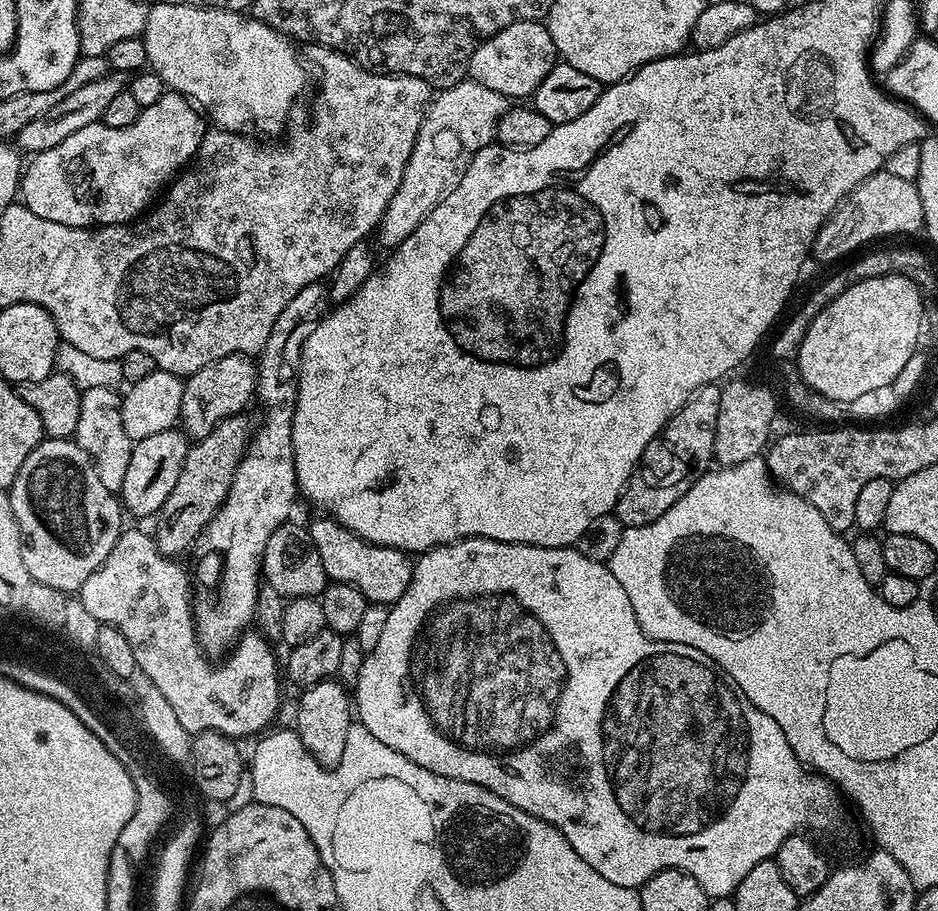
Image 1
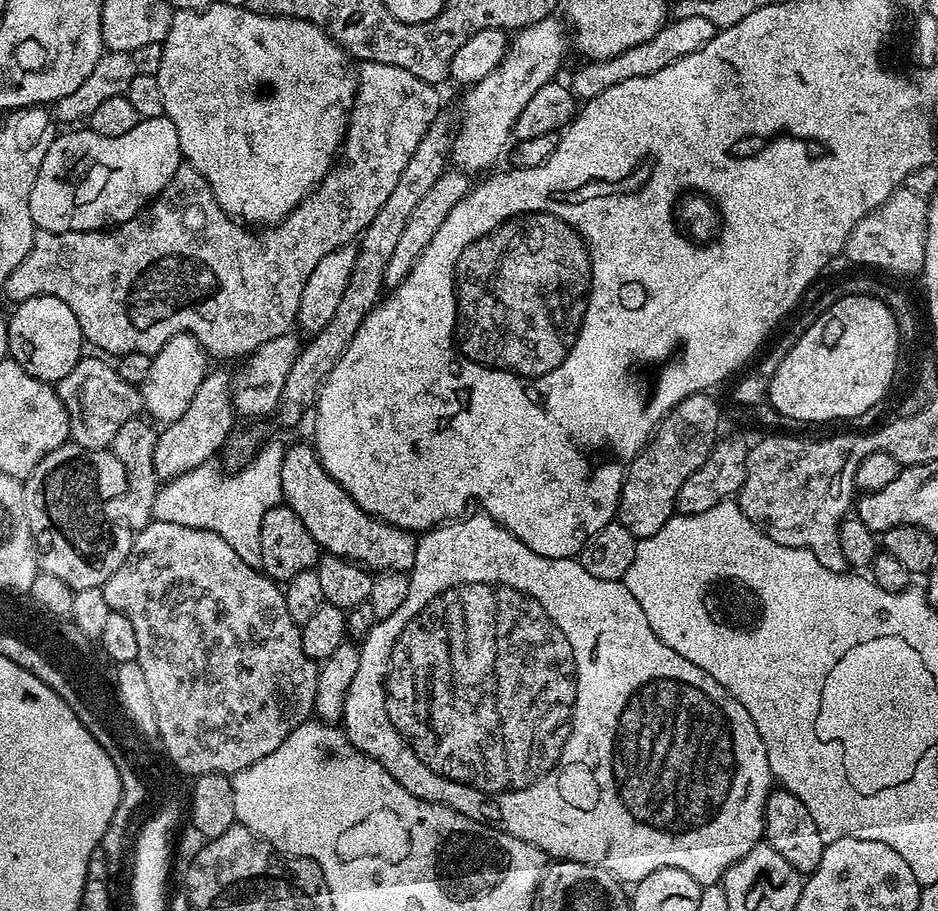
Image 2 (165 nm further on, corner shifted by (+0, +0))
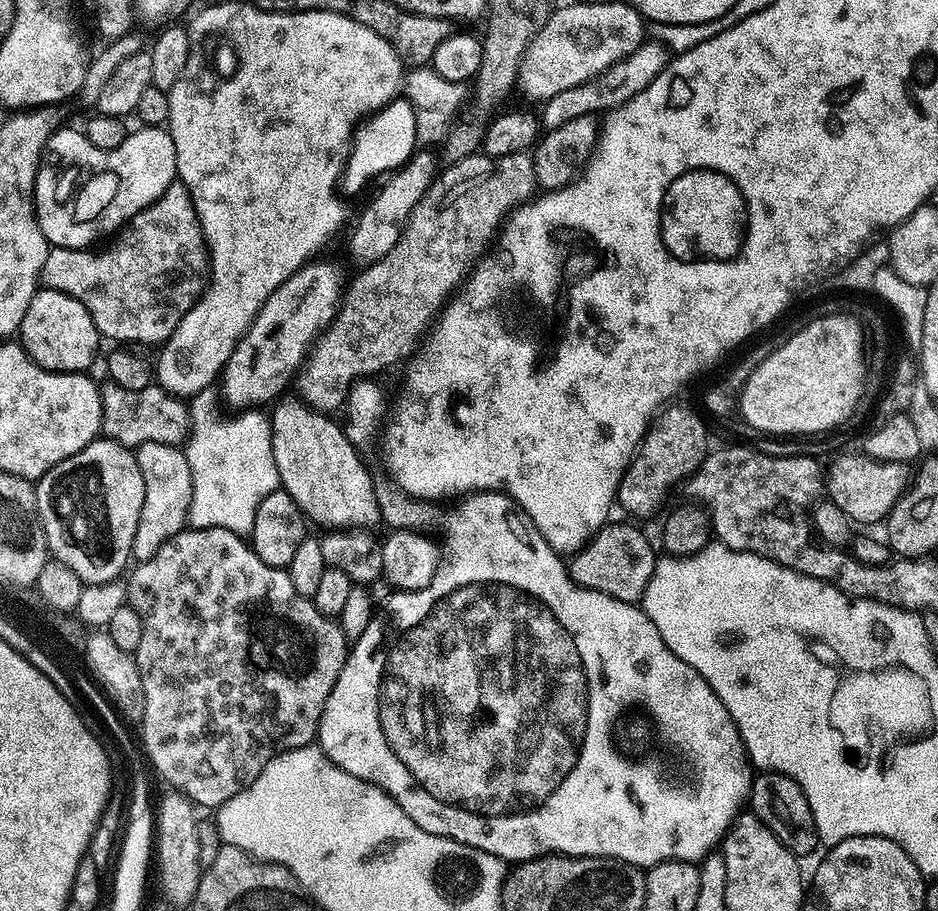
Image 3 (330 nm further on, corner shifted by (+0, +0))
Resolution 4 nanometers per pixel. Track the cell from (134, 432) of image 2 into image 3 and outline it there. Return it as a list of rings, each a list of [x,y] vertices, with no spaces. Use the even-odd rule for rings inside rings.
[[[146,442],[135,449],[135,453],[138,470],[142,470],[142,482],[146,486],[142,514],[138,518],[138,530],[134,530],[132,543],[131,559],[139,562],[149,560],[167,540],[174,538],[174,534],[184,531],[192,501],[192,475],[183,447]]]

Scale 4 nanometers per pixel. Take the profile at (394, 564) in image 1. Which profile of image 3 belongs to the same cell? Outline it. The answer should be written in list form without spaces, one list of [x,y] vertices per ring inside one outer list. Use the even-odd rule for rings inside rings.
[[[280,398],[275,401],[274,407],[270,412],[270,419],[272,421],[272,449],[274,450],[274,462],[278,466],[278,474],[280,475],[280,488],[290,494],[290,498],[294,498],[294,502],[300,507],[301,512],[309,521],[312,520],[316,524],[321,524],[321,529],[324,530],[372,530],[375,529],[375,524],[381,523],[380,511],[378,510],[378,498],[374,498],[374,486],[372,485],[374,476],[373,473],[368,473],[366,465],[360,461],[360,456],[356,453],[357,445],[349,440],[347,431],[343,427],[340,428],[335,424],[331,415],[323,412],[318,412],[316,409],[311,408],[309,404],[305,404],[299,398]]]

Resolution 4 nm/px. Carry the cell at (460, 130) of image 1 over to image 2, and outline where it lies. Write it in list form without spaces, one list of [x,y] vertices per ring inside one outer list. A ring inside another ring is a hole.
[[[550,15],[542,18],[542,22],[534,22],[528,28],[519,29],[511,39],[508,54],[505,56],[504,61],[490,74],[486,74],[486,78],[482,78],[482,82],[471,85],[465,91],[468,93],[464,96],[464,105],[460,108],[460,120],[458,116],[458,123],[454,128],[452,151],[450,153],[451,163],[457,169],[463,170],[468,174],[480,171],[480,173],[483,173],[488,170],[483,170],[483,168],[490,167],[503,152],[505,155],[506,149],[514,136],[518,114],[522,114],[522,109],[525,108],[526,102],[530,102],[530,98],[534,98],[534,94],[538,94],[538,90],[542,86],[553,83],[557,79],[556,71],[559,70],[560,63],[563,62],[568,48],[570,52],[570,40],[566,35],[565,21],[556,19],[555,15]]]

